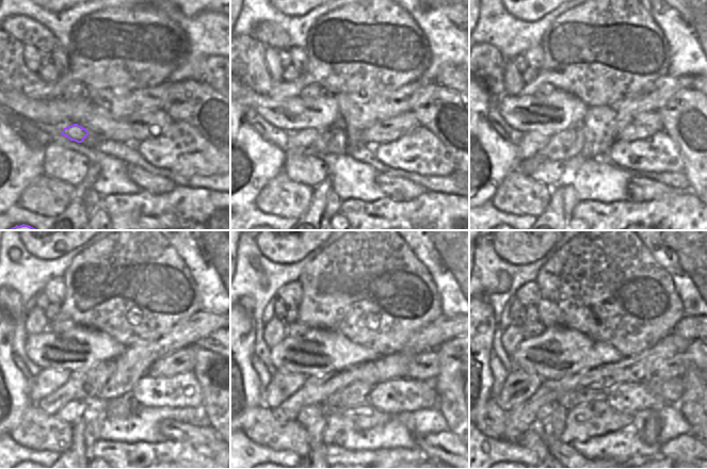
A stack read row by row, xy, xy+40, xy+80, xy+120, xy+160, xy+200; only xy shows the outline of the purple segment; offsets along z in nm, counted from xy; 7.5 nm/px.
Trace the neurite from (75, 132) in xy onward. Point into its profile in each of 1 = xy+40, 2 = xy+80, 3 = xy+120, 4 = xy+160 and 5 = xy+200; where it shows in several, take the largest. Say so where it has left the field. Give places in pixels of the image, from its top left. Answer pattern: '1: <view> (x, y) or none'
1: xy+40 (298, 139)
2: xy+80 (532, 141)
3: xy+120 (46, 382)
4: xy+160 (283, 384)
5: xy+200 (519, 386)

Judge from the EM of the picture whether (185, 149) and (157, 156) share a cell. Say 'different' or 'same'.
same

